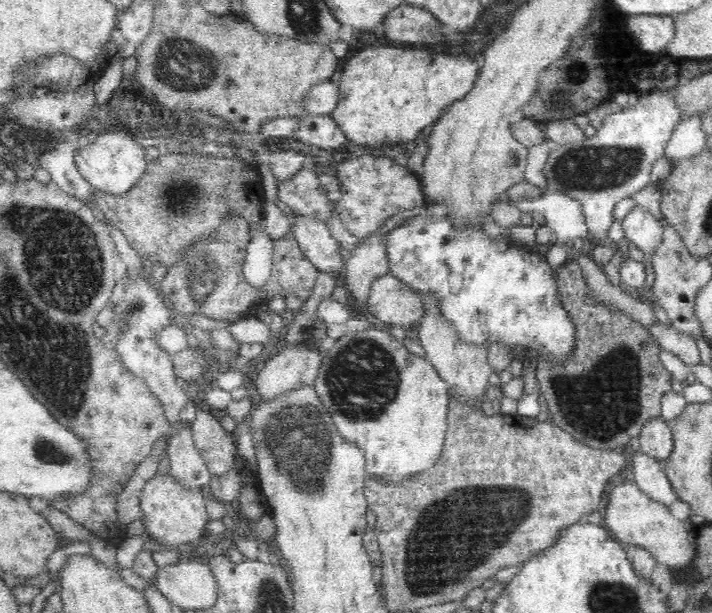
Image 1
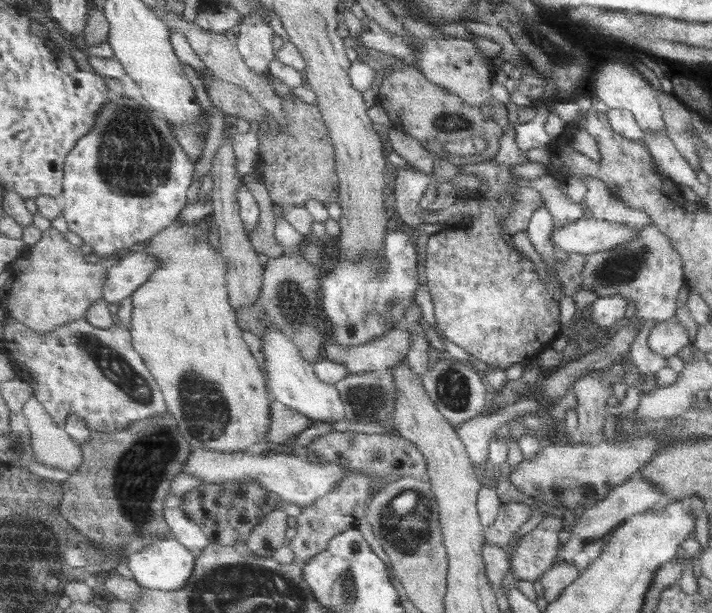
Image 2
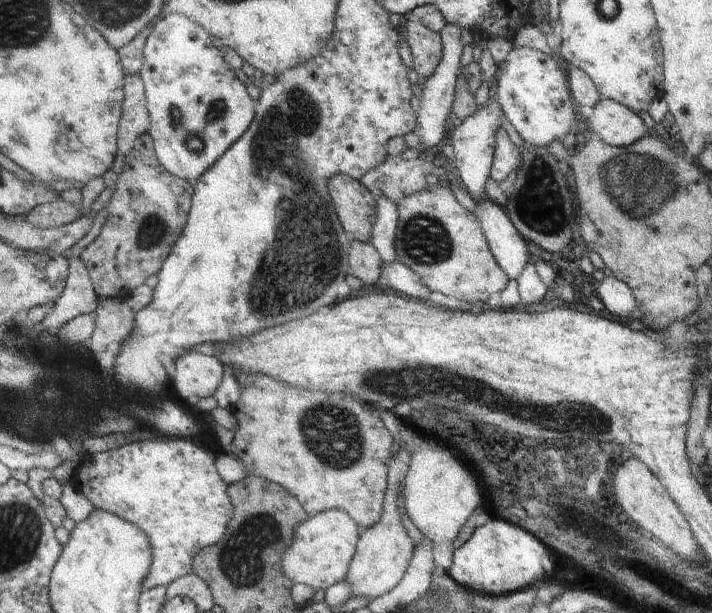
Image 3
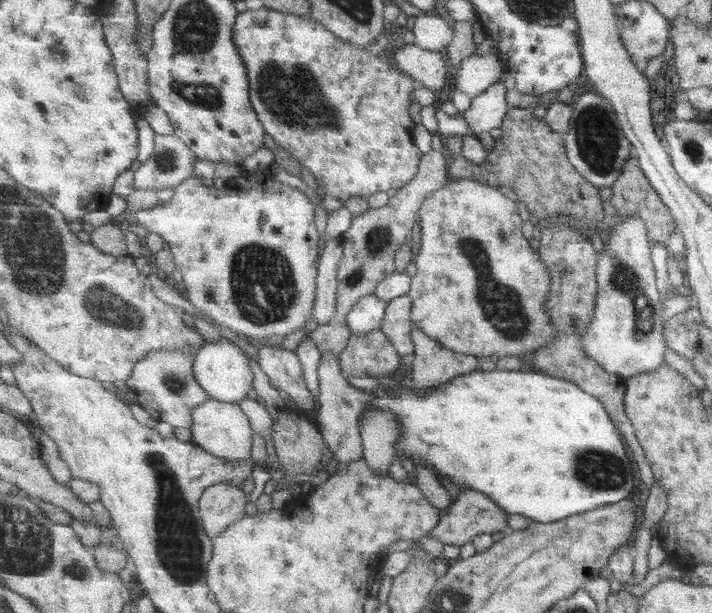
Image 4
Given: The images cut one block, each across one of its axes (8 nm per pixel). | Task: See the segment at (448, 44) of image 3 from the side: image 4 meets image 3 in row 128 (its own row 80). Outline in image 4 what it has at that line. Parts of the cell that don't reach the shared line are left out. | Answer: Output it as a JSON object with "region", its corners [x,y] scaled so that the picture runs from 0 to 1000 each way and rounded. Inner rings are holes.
{"region":[[[583,69],[559,78],[555,88],[556,104],[576,121],[590,140],[610,152],[628,137],[628,90],[619,83],[591,78]]]}

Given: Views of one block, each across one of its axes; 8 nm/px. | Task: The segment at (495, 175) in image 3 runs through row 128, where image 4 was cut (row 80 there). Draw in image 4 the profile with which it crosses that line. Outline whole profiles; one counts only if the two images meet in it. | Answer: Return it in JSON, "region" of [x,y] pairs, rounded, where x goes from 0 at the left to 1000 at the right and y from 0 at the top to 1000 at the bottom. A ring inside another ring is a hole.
{"region":[[[706,124],[678,153],[663,162],[659,176],[646,188],[662,204],[663,219],[670,223],[673,215],[704,209],[715,178],[718,171]]]}

